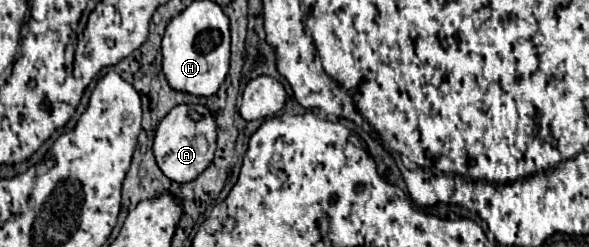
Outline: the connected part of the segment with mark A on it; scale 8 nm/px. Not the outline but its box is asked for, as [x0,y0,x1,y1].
[152,104,216,184]

